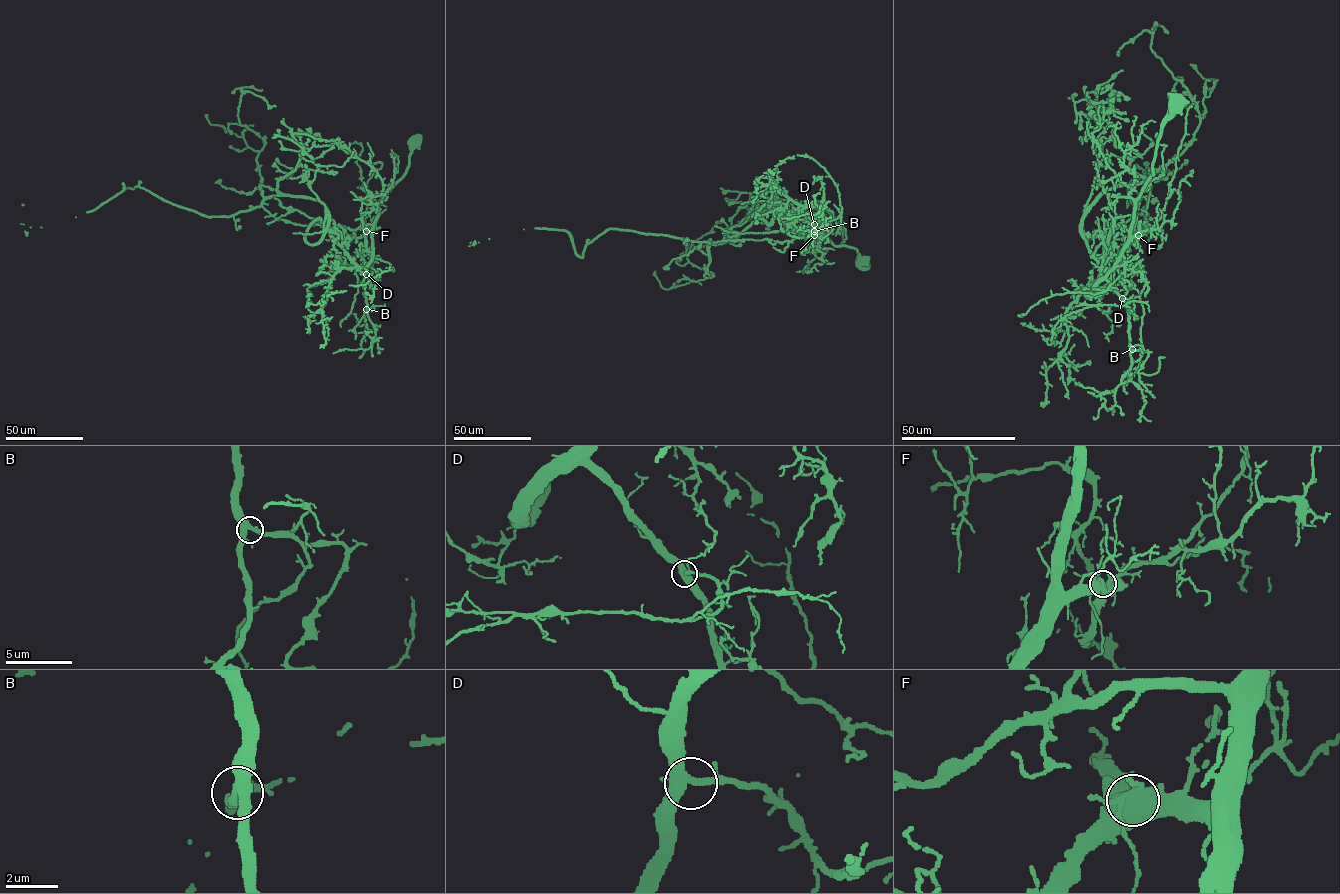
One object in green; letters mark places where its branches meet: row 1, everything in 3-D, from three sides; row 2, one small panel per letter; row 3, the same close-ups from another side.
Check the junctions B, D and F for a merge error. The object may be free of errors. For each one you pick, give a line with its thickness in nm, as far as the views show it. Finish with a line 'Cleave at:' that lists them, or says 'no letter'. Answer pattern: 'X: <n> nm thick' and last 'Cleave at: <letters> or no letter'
Cleave at: no letter

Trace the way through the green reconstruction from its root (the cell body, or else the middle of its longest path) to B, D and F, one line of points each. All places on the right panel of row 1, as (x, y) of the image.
B: (1175, 101), (1158, 142), (1153, 175), (1136, 201), (1129, 242), (1106, 277), (1125, 303), (1132, 349)
D: (1175, 101), (1170, 102), (1170, 117), (1158, 142), (1153, 175), (1136, 201), (1129, 242), (1106, 277), (1122, 298)
F: (1175, 101), (1170, 102), (1170, 117), (1158, 142), (1153, 175), (1136, 201), (1130, 235), (1138, 235)

